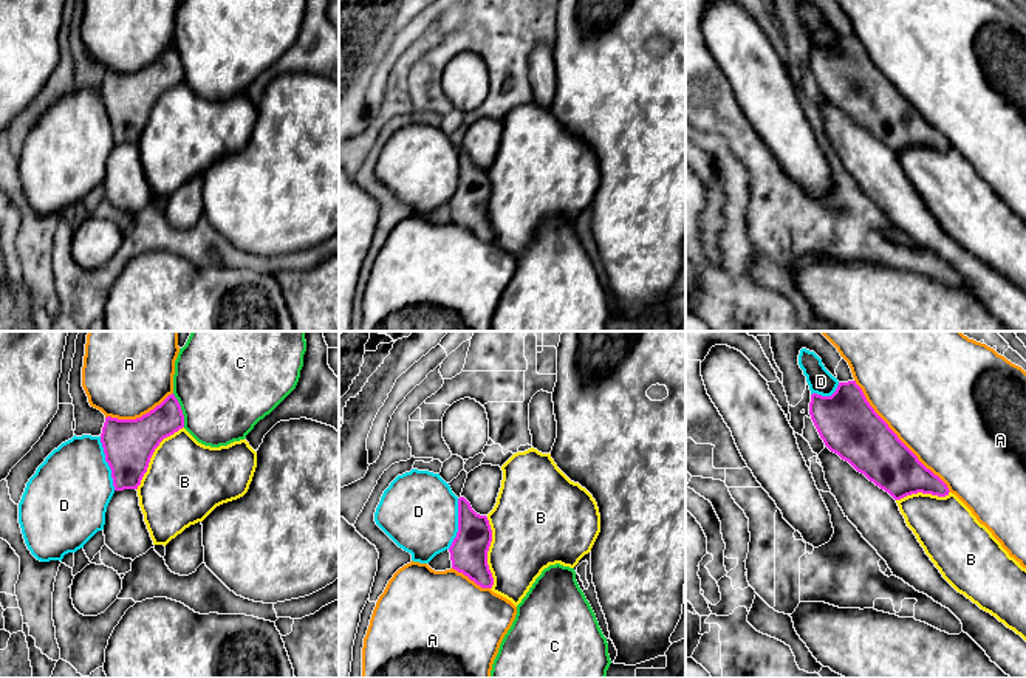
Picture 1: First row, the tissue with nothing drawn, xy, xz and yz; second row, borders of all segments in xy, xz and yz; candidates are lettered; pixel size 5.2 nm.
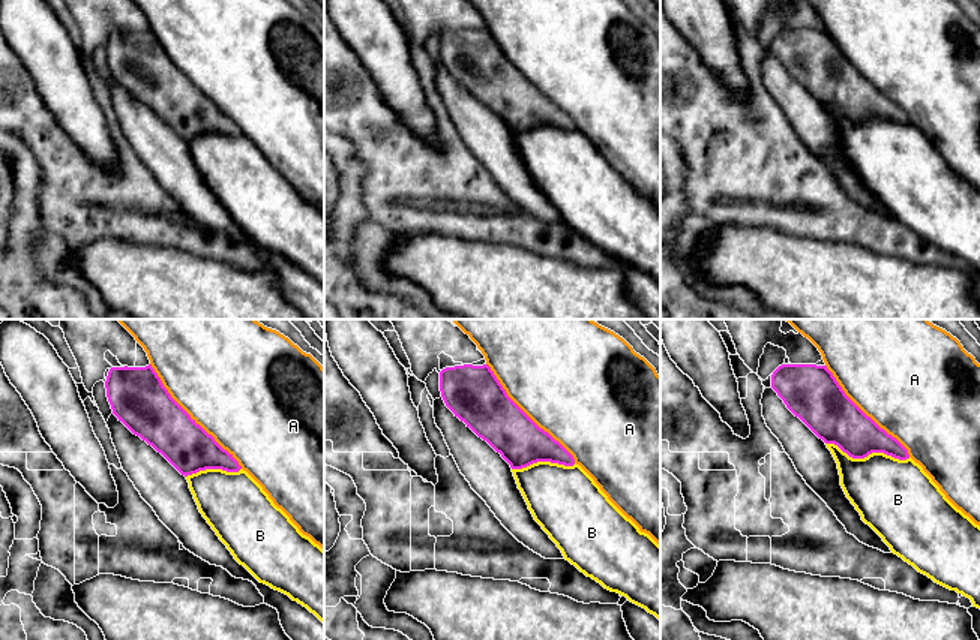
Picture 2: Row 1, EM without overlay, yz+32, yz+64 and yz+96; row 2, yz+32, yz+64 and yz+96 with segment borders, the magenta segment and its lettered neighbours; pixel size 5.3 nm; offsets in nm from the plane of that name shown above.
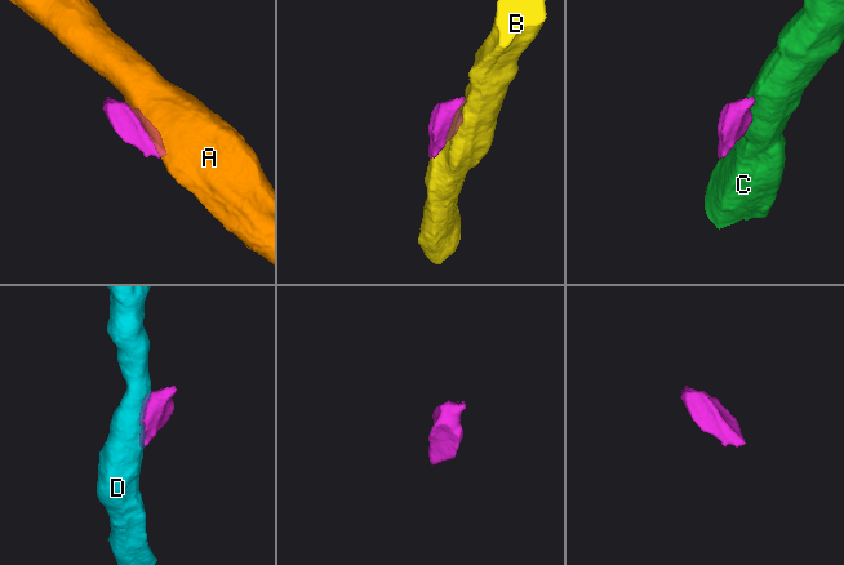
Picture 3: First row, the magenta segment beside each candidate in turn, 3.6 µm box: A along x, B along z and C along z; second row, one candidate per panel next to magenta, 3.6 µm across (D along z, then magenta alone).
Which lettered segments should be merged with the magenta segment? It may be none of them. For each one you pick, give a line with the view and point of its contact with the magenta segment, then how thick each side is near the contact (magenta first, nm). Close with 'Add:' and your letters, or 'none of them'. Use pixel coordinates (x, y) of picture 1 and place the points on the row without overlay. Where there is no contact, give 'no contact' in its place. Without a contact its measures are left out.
Add: none of them

